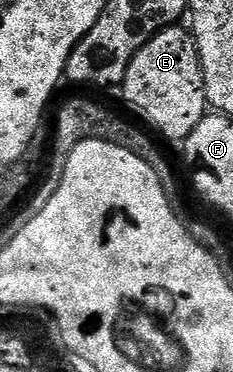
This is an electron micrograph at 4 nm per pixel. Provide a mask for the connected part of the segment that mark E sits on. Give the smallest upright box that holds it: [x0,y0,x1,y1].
[125,26,207,142]

